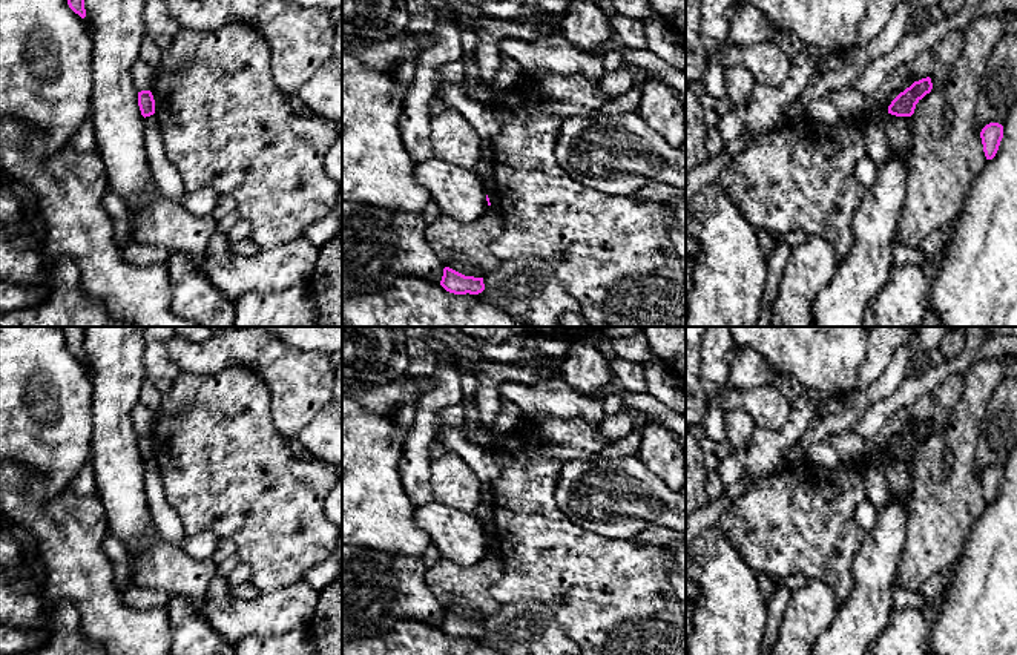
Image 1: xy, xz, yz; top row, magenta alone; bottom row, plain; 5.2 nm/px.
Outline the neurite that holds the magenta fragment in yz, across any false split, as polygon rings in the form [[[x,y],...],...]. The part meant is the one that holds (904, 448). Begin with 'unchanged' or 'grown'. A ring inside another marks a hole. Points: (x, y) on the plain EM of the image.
unchanged; [[[931,422],[914,425],[910,431],[900,436],[888,449],[888,457],[896,460],[911,460],[916,448],[933,433]]]

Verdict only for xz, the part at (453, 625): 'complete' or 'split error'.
complete

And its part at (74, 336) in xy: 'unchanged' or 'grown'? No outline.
unchanged

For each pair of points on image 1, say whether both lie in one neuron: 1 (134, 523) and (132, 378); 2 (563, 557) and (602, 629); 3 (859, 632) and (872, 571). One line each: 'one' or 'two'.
1: one
2: one
3: one

